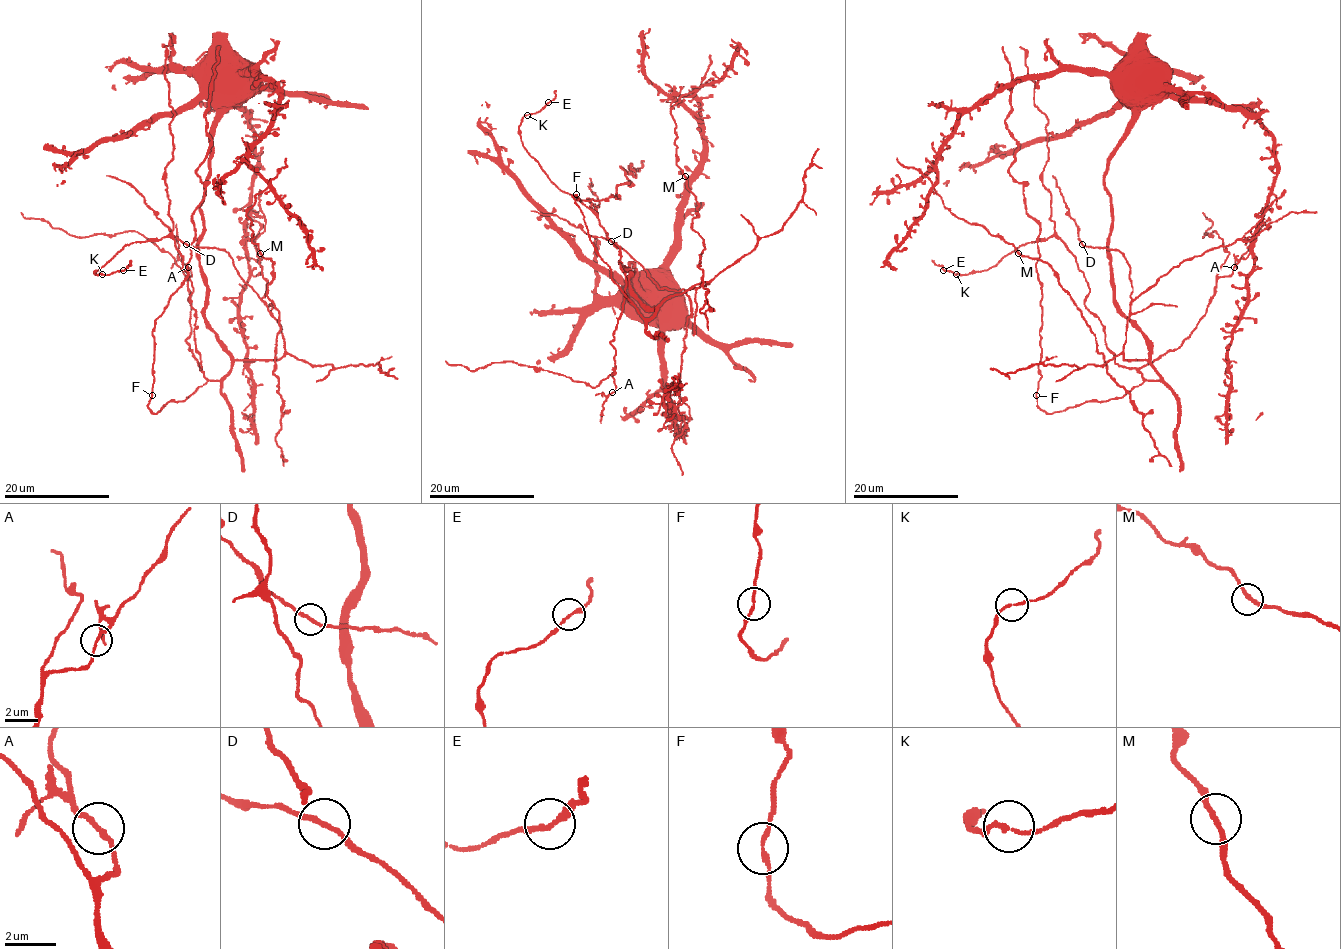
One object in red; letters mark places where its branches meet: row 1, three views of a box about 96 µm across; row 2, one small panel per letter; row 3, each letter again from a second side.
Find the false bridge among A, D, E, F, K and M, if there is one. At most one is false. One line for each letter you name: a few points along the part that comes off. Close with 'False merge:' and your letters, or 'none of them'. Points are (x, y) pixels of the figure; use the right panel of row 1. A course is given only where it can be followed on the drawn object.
False merge: none of them

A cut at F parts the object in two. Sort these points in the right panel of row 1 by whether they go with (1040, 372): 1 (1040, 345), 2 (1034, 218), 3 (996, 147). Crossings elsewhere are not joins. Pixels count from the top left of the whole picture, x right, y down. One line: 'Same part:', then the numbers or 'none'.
Same part: 1, 2

